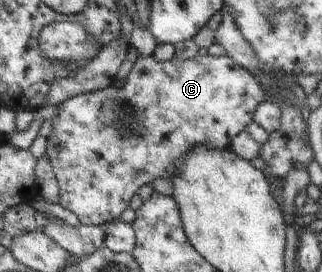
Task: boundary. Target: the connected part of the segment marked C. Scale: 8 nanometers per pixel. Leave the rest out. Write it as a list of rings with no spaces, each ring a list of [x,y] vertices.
[[[138,56],[128,77],[124,79],[122,88],[109,87],[92,93],[85,93],[61,103],[58,106],[58,115],[52,119],[52,134],[46,137],[46,153],[53,165],[55,175],[60,186],[59,204],[64,209],[74,212],[85,226],[102,226],[120,219],[120,215],[130,207],[130,197],[138,193],[140,187],[146,185],[146,171],[152,173],[154,177],[169,178],[175,174],[175,169],[182,166],[182,161],[191,154],[198,146],[208,146],[217,150],[225,150],[230,147],[232,140],[240,135],[244,129],[248,129],[250,121],[253,121],[254,113],[259,109],[259,105],[268,99],[267,91],[261,86],[255,75],[236,63],[232,56],[198,56],[186,61],[174,58],[165,62],[156,61],[152,56]]]

